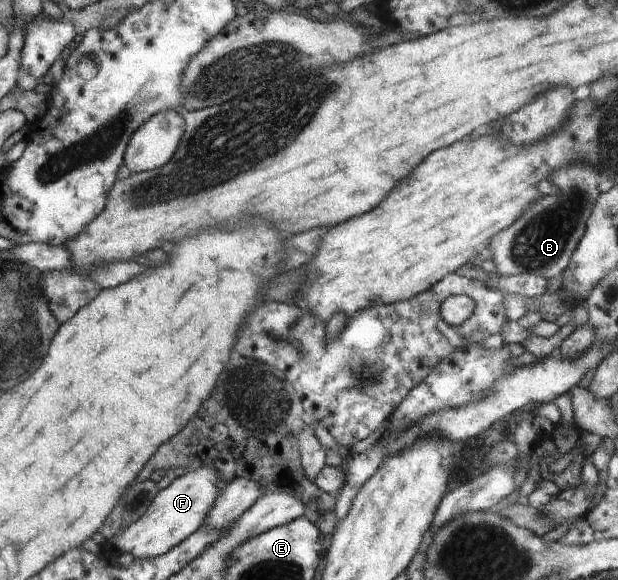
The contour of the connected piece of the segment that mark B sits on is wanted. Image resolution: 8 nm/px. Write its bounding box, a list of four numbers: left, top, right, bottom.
[488,163,601,281]

